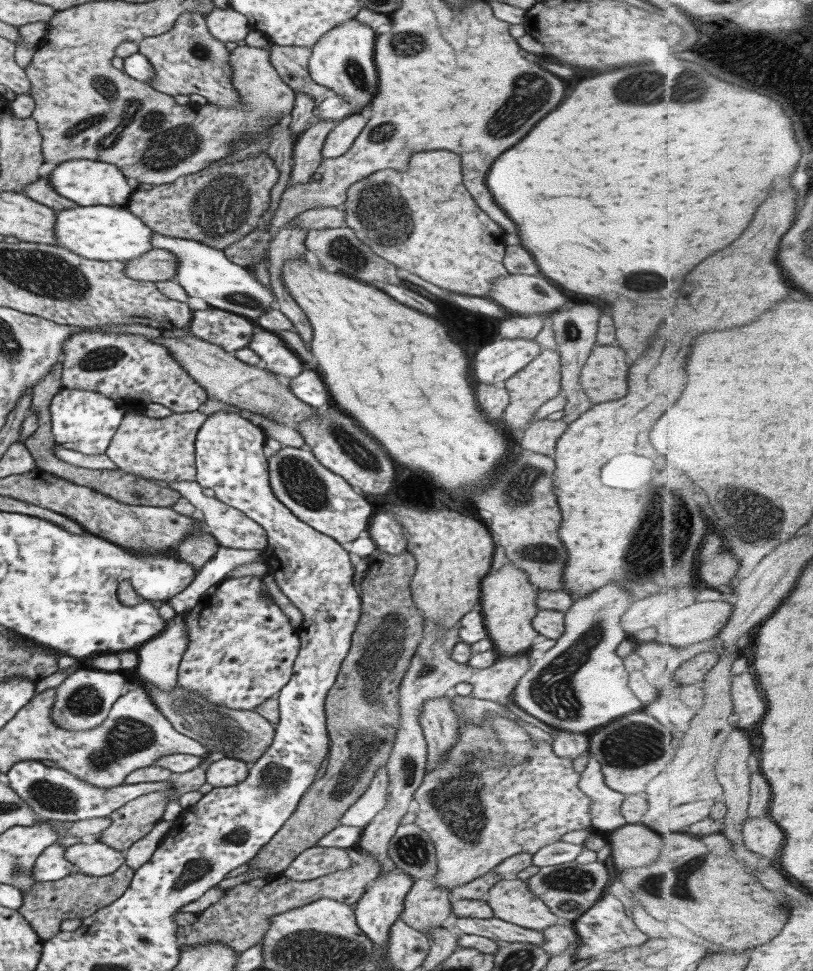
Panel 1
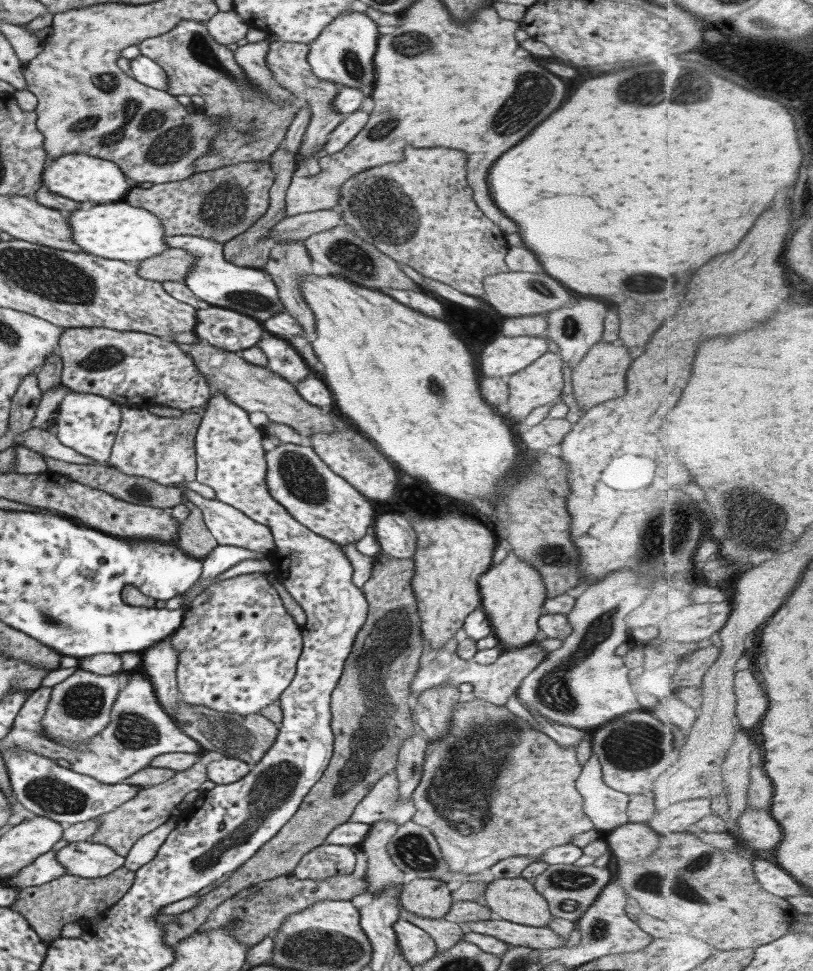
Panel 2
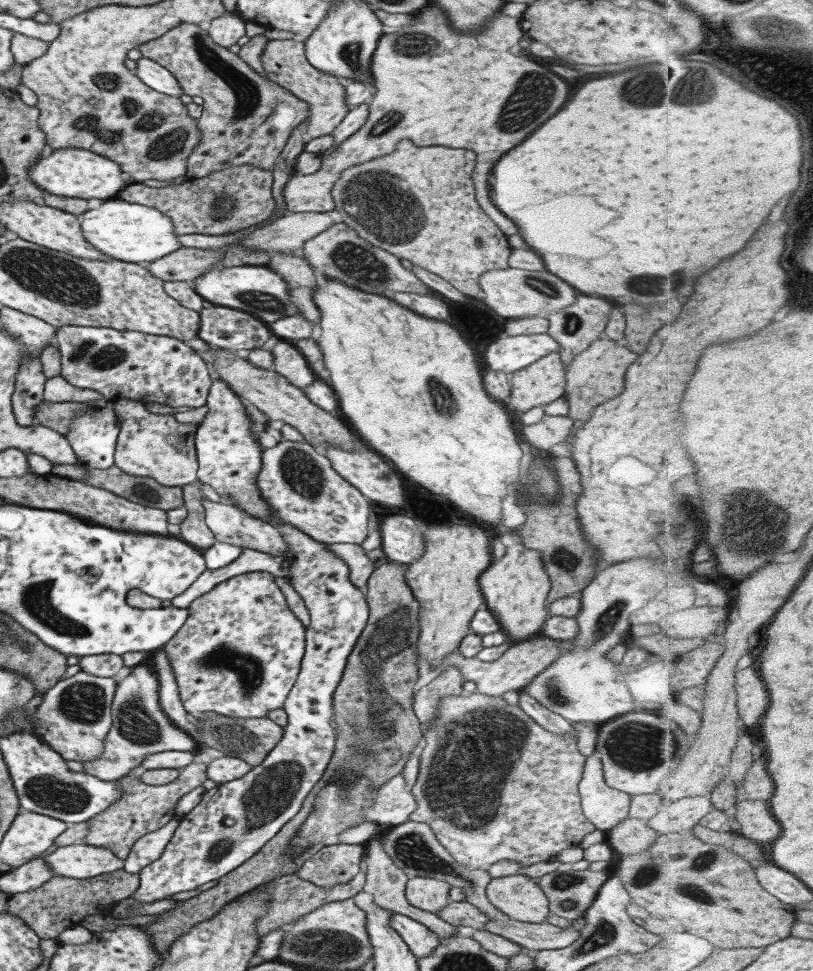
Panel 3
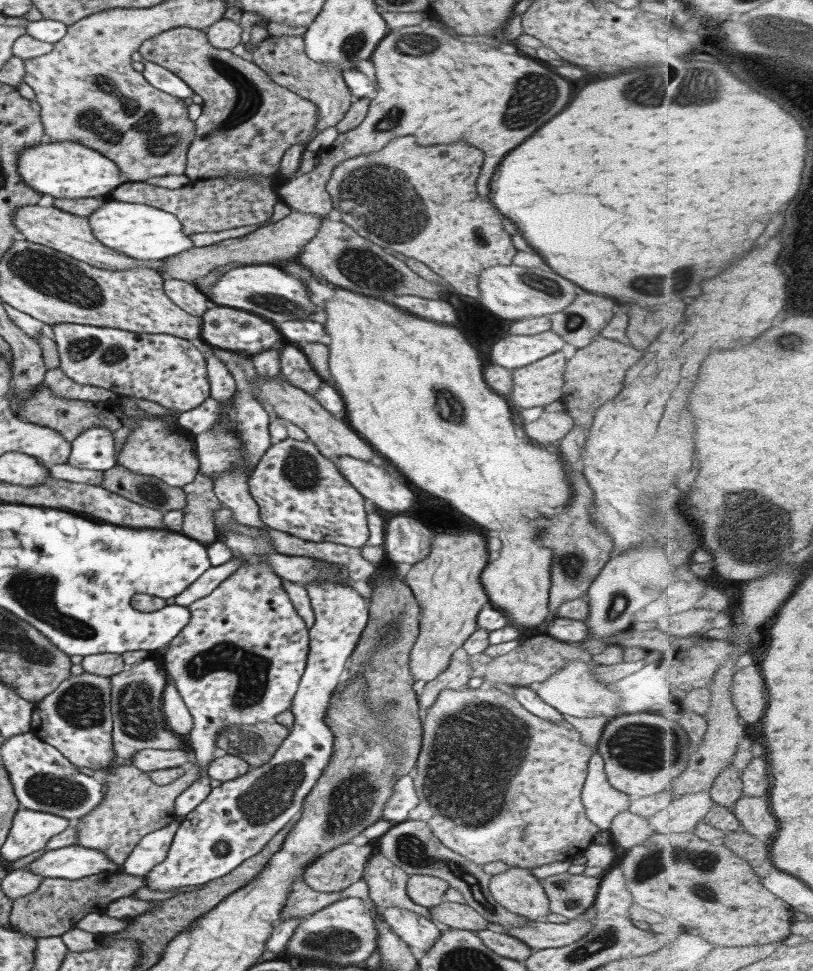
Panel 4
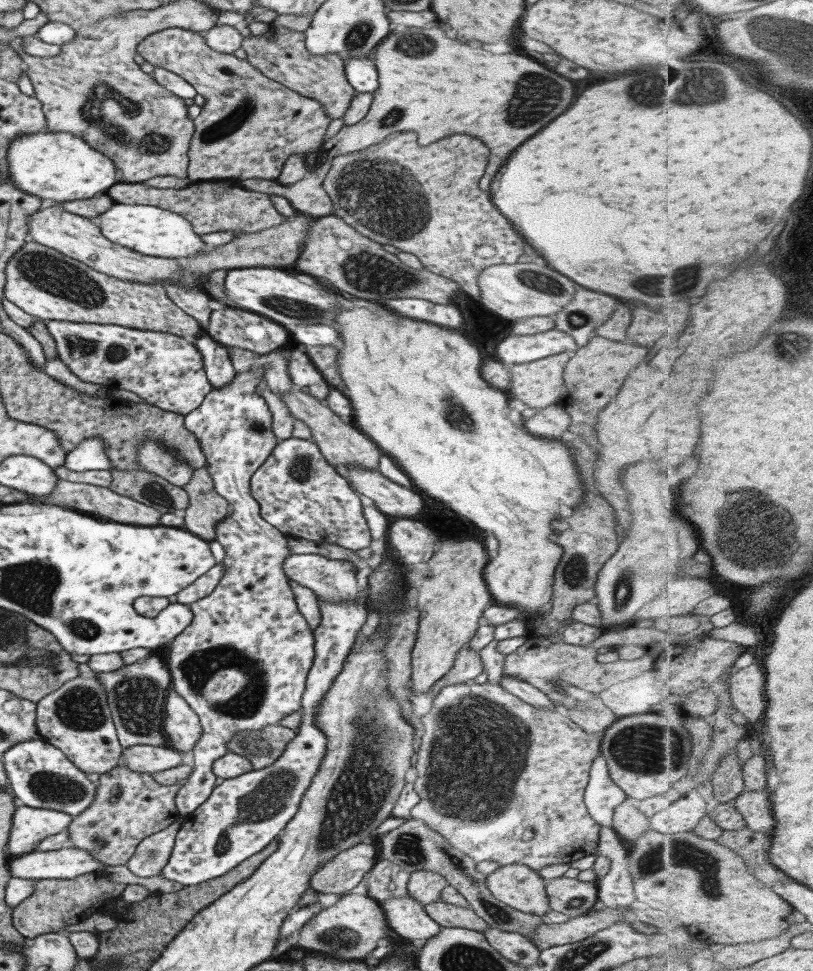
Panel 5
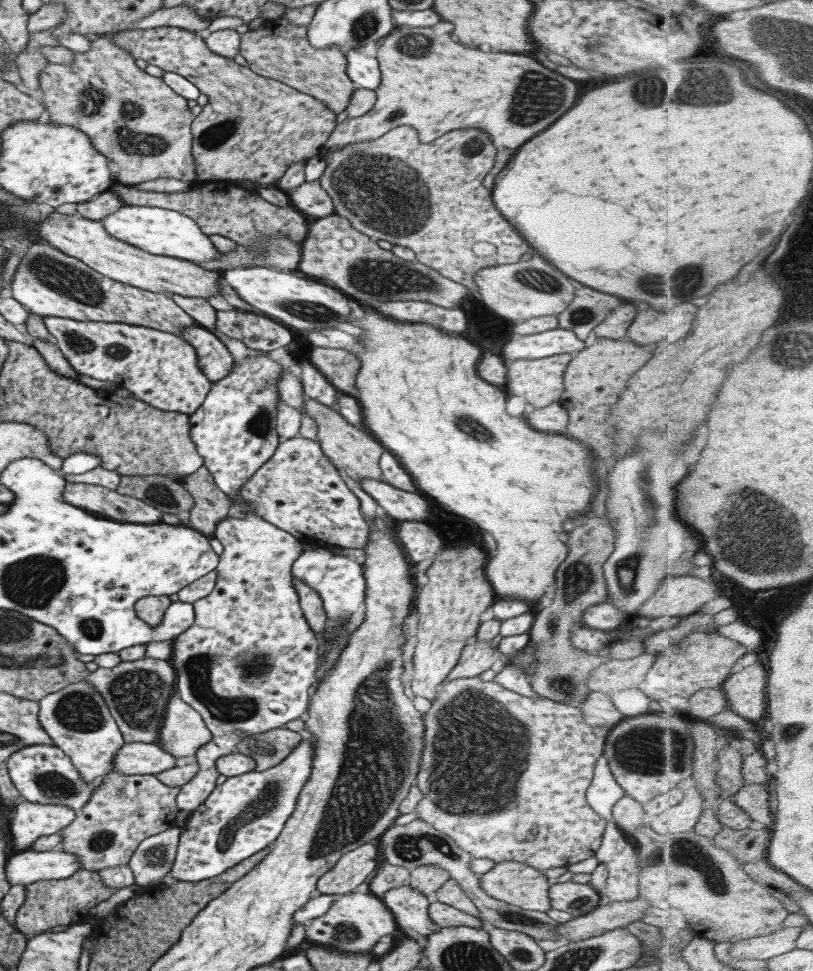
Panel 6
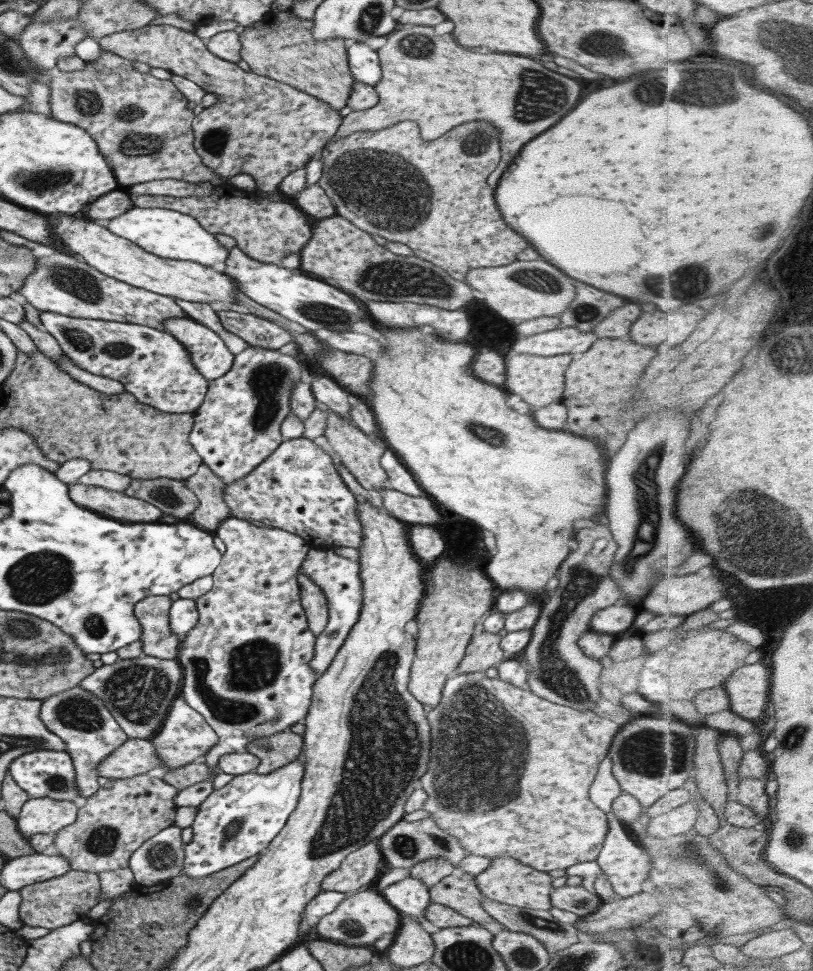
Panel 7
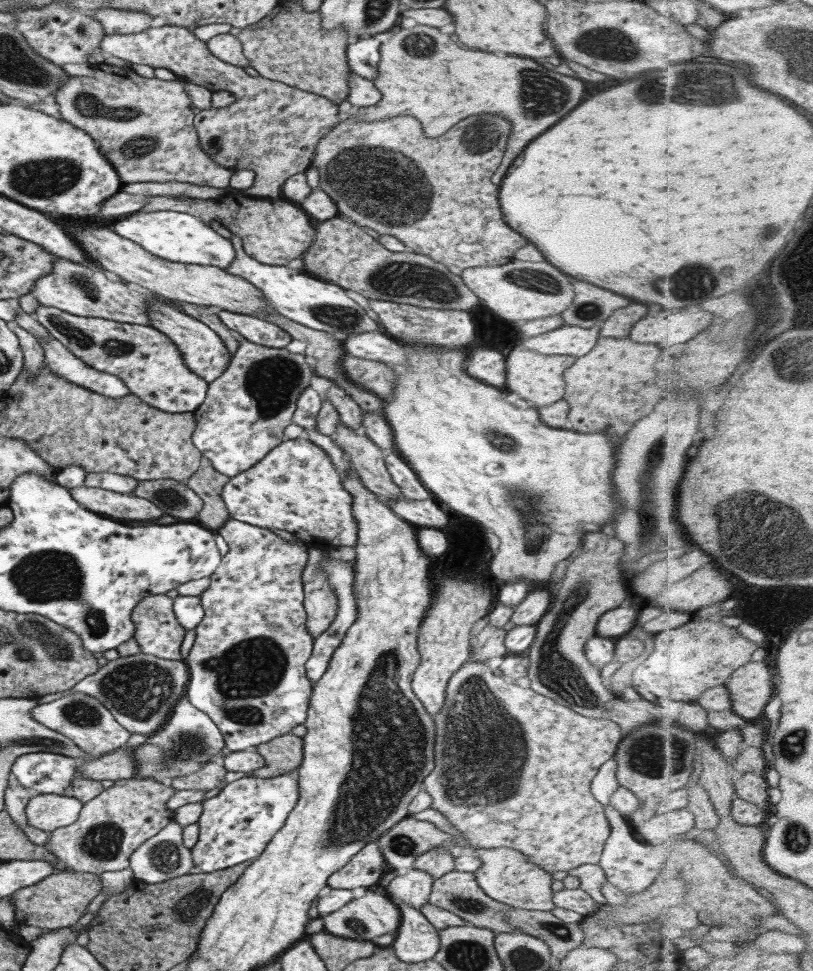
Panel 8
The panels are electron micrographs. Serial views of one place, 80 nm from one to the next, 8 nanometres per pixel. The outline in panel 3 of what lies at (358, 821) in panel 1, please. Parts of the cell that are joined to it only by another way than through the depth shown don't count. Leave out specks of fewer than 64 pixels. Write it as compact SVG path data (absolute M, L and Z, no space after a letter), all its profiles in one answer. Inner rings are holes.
M401 775L391 777L384 781L377 789L372 805L362 810L362 820L374 822L378 825L400 825L407 822L410 814L416 810L416 802L411 790L406 789L405 780Z

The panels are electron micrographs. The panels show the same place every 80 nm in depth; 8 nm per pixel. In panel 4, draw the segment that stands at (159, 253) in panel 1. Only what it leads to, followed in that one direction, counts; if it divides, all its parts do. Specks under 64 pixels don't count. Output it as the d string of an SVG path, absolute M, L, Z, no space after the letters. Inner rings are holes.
M291 211L274 224L259 227L241 238L233 238L222 241L217 246L191 247L175 256L161 261L161 267L157 269L160 274L166 273L169 278L183 280L196 284L200 278L219 266L235 264L237 267L244 265L274 265L279 261L295 260L301 252L301 248L307 244L317 232L322 217Z

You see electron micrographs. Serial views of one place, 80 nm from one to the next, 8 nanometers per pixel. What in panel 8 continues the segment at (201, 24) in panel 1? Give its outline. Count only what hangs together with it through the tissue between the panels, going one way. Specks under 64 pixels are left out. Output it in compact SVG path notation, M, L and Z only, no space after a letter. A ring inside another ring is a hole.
M159 26L159 28L146 28L143 32L137 34L113 34L103 36L102 42L99 43L99 48L103 50L105 55L115 56L115 58L121 58L121 60L126 60L130 64L145 64L145 66L151 66L151 68L167 68L170 70L177 78L180 80L189 82L191 84L199 85L200 87L205 87L211 92L217 90L225 90L235 96L235 101L228 105L227 107L213 109L209 108L207 110L200 110L199 113L194 115L192 123L194 129L196 130L196 135L198 136L198 145L202 148L204 153L207 153L217 164L227 167L233 171L235 170L252 170L255 173L254 182L247 189L241 191L242 194L245 194L247 197L255 198L270 198L276 199L280 196L280 190L282 184L294 174L299 172L304 172L307 167L310 166L312 161L312 156L314 153L315 145L318 143L318 140L330 131L330 128L336 126L340 121L340 115L337 113L337 105L333 104L331 101L328 101L324 96L319 96L310 92L305 92L299 90L298 88L292 87L291 85L286 85L285 83L280 83L279 81L269 80L259 76L249 76L242 68L233 66L232 64L227 64L218 58L215 58L206 47L206 44L197 39L192 31L183 27L173 27L173 26Z

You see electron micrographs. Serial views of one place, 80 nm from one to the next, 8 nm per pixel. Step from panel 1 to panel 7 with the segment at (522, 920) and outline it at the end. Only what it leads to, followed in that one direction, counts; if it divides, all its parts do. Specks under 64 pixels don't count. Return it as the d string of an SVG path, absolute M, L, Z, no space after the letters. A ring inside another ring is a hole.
M507 854L489 859L490 863L487 868L474 876L474 883L484 898L509 906L528 908L532 911L548 911L552 907L550 903L550 892L553 889L552 878L546 872L521 864Z

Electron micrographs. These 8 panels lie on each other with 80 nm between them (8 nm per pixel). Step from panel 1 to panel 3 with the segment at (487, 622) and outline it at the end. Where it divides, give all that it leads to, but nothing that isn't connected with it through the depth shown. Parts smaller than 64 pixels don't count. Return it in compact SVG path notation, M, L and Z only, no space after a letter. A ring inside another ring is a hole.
M515 526L512 529L505 528L501 538L505 540L506 552L478 576L478 585L486 609L498 619L500 629L507 633L509 642L513 644L535 637L548 617L546 598L550 580L544 571L540 552L522 545Z

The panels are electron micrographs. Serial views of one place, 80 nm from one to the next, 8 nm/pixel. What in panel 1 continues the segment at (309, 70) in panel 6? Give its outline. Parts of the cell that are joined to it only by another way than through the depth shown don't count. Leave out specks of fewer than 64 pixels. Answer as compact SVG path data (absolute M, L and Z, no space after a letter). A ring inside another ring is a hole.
M272 44L268 59L278 74L279 80L294 92L308 94L314 101L328 90L317 84L308 73L310 47L279 46ZM315 121L298 135L292 144L292 169L286 188L313 180L314 170L322 159L320 150L323 141L337 123L338 121Z

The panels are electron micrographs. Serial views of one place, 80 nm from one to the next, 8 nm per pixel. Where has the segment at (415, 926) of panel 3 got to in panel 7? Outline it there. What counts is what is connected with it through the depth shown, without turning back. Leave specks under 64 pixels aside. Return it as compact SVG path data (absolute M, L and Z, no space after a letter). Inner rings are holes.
M407 876L400 881L386 886L381 891L382 897L397 910L400 920L404 916L425 922L423 911L430 903L428 888L418 878Z

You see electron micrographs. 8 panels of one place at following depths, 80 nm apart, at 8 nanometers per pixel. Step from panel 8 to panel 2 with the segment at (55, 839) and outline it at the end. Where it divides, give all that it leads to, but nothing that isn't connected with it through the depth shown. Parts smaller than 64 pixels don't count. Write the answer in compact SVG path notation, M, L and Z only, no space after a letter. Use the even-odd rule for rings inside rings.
M195 762L191 768L176 773L172 778L159 785L141 787L129 800L105 814L94 818L98 827L91 836L94 844L103 844L111 848L117 856L125 856L132 845L144 834L155 830L160 824L171 818L171 812L181 802L181 799L191 790L199 790L200 785L207 781L206 766Z

